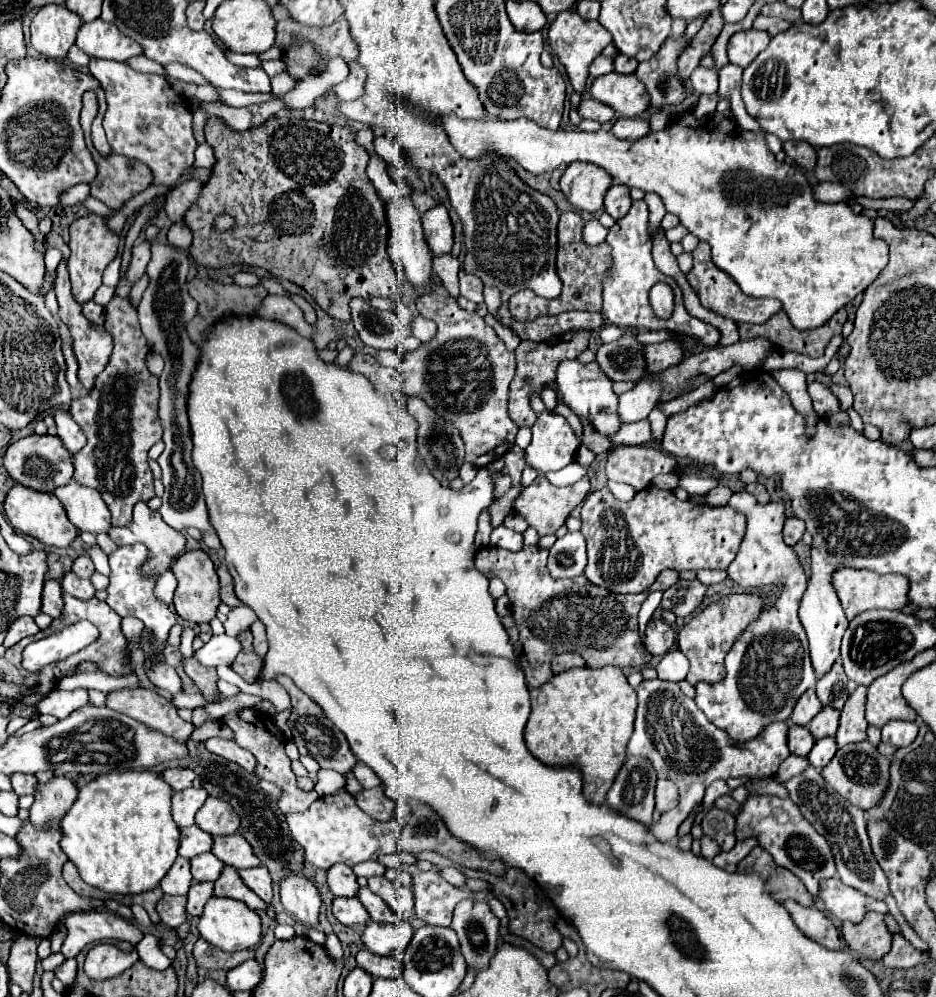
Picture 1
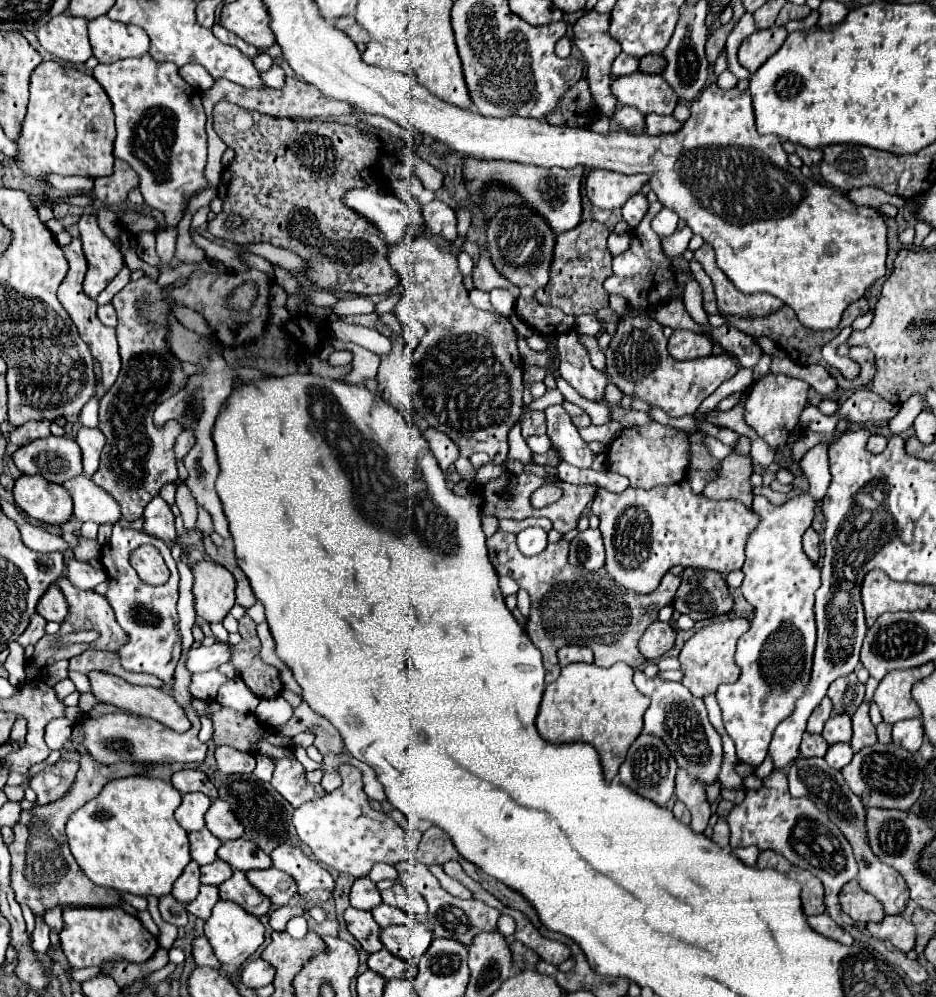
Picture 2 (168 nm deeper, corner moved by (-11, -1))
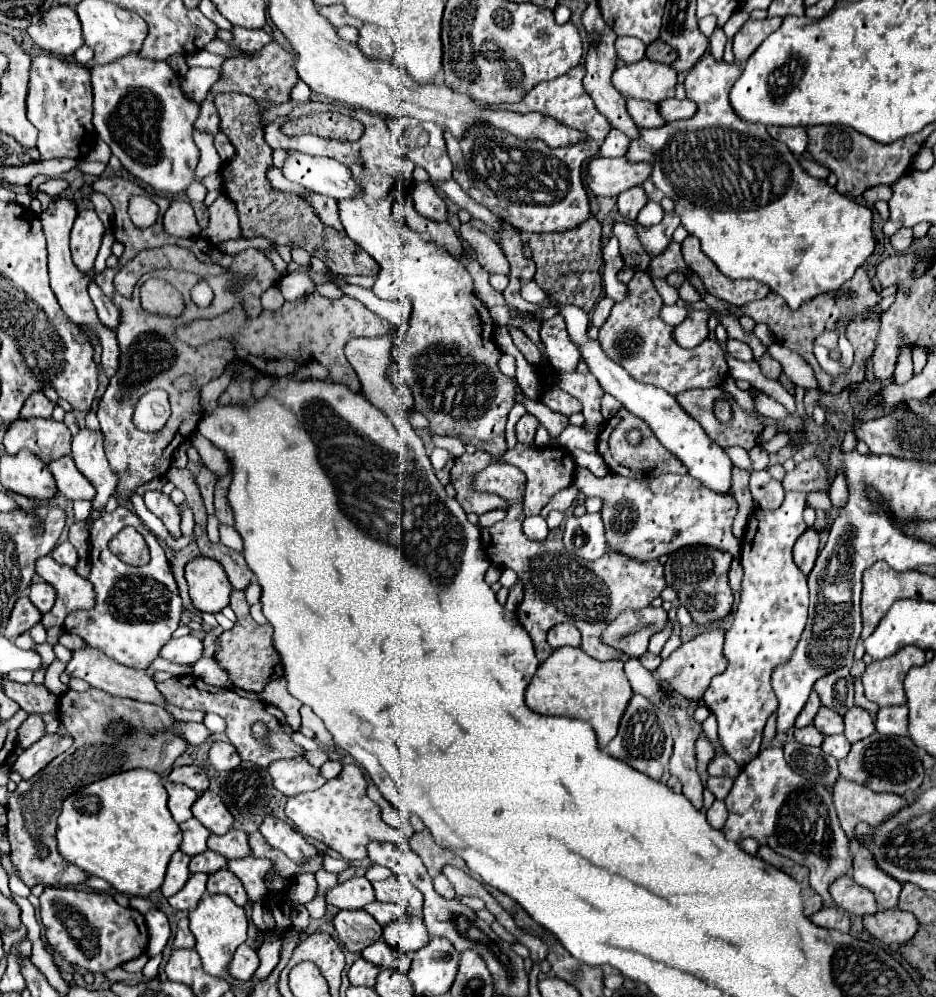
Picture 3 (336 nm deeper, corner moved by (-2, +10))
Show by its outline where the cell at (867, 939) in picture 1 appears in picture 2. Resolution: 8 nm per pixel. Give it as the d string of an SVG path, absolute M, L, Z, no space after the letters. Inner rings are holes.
M885 915L879 923L867 923L867 933L891 941L899 951L909 953L915 947L915 927L903 915Z

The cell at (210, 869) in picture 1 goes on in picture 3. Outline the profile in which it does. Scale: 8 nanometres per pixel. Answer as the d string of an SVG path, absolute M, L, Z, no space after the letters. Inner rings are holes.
M206 850L198 856L192 858L190 862L190 872L204 872L204 874L214 874L218 870L222 870L226 866L226 858L222 858L220 854L212 852L212 850Z

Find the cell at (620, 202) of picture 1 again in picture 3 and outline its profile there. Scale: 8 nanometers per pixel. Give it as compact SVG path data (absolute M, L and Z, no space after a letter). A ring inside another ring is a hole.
M634 186L634 188L628 188L626 192L622 192L618 196L618 202L616 202L616 208L620 212L622 218L626 220L636 220L638 212L642 210L642 206L648 202L648 196L644 194L644 190L640 186Z

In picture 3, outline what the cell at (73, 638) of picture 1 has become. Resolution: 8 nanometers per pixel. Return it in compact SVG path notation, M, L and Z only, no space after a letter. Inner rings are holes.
M118 506L110 514L102 514L90 530L90 582L96 590L96 606L84 614L70 614L64 622L64 630L70 634L78 634L90 646L100 648L106 656L118 660L124 666L146 670L158 652L164 648L168 640L172 640L174 630L178 628L182 616L182 598L178 596L176 580L170 572L168 558L158 538L144 528L142 520L124 506ZM124 526L134 526L150 548L152 560L148 566L134 568L124 564L118 556L114 556L108 548L108 542L118 534Z

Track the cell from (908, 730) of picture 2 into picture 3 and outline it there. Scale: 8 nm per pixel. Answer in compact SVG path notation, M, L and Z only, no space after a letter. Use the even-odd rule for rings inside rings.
M890 706L880 708L876 716L876 730L884 736L908 734L908 708L906 706Z

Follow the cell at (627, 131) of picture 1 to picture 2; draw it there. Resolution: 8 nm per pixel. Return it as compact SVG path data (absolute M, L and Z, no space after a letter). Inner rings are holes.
M647 115L647 127L645 131L649 135L667 135L667 133L677 133L683 127L681 121L677 121L673 115Z

